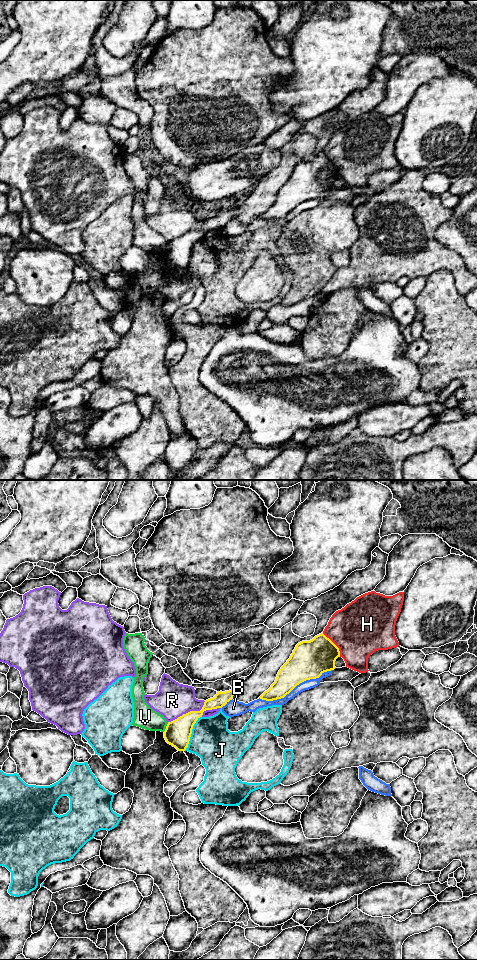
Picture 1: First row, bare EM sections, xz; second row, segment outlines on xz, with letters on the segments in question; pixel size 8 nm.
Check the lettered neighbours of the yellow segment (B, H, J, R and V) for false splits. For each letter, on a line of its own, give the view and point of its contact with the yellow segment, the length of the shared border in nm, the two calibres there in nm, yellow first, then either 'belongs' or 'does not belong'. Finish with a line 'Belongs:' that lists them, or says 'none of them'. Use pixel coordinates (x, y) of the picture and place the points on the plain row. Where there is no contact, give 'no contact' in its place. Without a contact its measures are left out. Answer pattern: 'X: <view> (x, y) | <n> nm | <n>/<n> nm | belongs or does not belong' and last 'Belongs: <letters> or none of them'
B: xz (295, 206) | 650 nm | 300/80 nm | does not belong
H: xz (334, 164) | 240 nm | 300/440 nm | does not belong
J: xz (191, 253) | 320 nm | 200/320 nm | does not belong
R: xz (188, 232) | 340 nm | 200/280 nm | does not belong
V: xz (166, 247) | 90 nm | 200/180 nm | does not belong
Belongs: none of them

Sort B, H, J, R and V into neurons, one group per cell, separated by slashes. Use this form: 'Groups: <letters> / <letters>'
Groups: B / H / J / R / V

